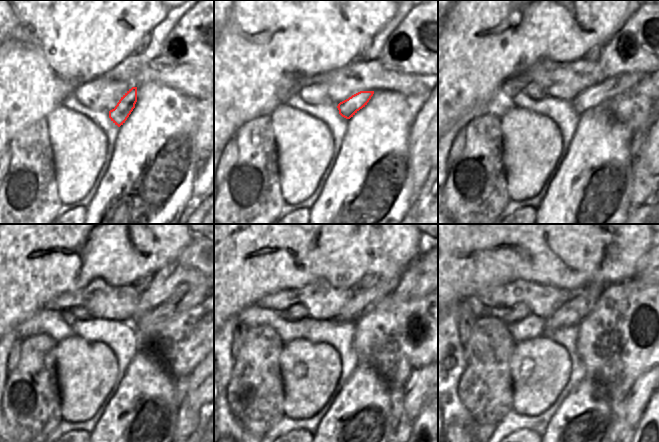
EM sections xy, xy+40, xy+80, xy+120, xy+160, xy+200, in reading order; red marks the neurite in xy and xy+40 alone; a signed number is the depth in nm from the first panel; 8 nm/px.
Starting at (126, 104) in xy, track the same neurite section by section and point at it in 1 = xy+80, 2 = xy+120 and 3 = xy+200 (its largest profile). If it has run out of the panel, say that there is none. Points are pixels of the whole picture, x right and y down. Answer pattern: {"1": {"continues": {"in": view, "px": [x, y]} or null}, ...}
{"1": {"continues": {"in": "xy+80", "px": [601, 94]}}, "2": {"continues": {"in": "xy+120", "px": [186, 297]}}, "3": {"continues": {"in": "xy+200", "px": [641, 275]}}}

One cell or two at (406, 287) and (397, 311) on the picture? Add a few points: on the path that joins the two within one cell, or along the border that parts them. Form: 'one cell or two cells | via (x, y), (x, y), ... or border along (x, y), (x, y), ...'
two cells | border along (394, 291), (400, 298), (419, 298), (425, 296)

